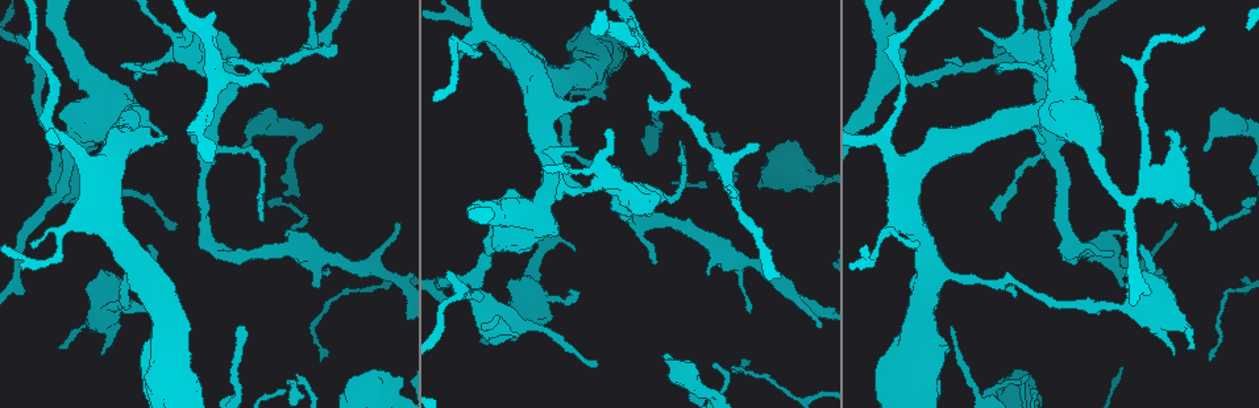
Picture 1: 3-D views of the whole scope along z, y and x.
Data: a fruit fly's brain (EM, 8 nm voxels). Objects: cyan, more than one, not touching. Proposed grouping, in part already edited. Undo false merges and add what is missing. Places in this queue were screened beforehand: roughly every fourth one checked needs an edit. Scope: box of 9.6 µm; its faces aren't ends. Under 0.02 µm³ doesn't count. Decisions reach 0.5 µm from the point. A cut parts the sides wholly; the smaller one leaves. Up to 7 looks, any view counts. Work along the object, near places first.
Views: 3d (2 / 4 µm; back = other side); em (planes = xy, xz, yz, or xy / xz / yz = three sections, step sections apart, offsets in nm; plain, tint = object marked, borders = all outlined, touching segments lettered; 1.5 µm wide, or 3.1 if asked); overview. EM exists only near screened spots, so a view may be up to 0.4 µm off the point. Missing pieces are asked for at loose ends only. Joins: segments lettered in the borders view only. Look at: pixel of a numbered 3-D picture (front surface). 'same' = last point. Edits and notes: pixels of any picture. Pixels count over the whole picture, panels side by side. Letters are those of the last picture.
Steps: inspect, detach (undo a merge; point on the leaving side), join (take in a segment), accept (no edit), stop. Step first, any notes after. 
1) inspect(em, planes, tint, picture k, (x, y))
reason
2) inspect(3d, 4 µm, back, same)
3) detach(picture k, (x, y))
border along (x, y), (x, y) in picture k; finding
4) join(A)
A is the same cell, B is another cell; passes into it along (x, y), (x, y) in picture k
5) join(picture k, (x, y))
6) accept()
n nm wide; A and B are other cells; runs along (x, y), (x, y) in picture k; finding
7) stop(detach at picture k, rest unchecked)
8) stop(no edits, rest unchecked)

inspect(em, planes, borders, picture 1, (32, 246))

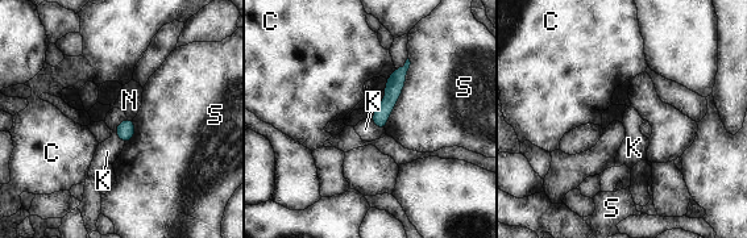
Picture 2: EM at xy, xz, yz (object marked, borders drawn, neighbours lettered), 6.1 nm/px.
accept()
C, K, N and S are other cells; runs along (403, 70), (381, 113), (380, 125) in picture 2; no lettered segment goes on from it

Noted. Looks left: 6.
inspect(3d, 4 µm, picture 1, (167, 61))
sudden change in width

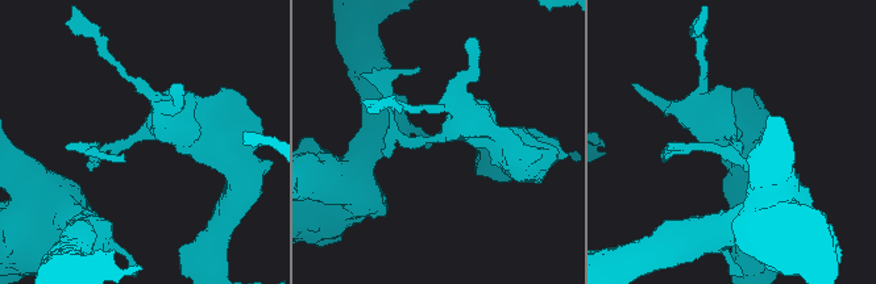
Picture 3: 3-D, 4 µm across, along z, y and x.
inspect(em, planes, borders, picture 3, (436, 138))

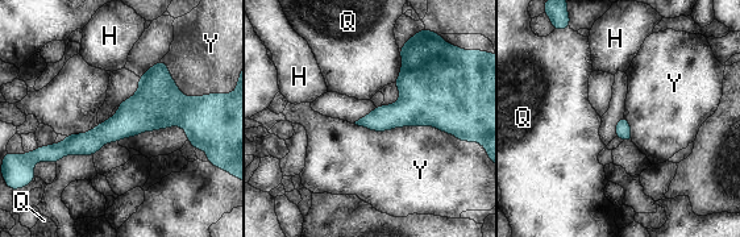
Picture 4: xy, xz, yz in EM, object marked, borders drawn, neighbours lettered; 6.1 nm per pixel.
accept()
H, Q and Y are other cells; border along (354, 123), (431, 125), (462, 141) in picture 4; one cell here

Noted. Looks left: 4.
inspect(em, planes, plain, picture 1, (473, 296))
thick turns thin

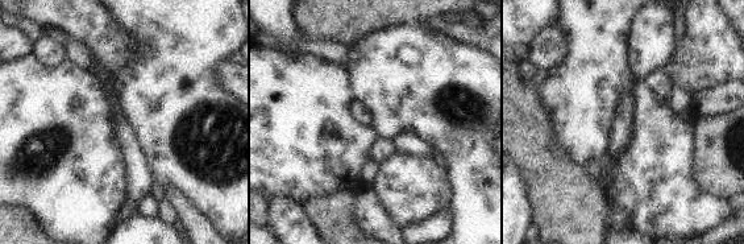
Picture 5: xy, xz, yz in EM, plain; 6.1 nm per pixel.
inspect(em, planes, borders, same)

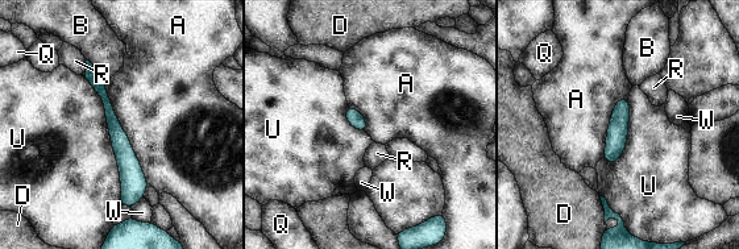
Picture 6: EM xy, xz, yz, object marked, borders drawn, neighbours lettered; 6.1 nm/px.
accept()
100 nm wide; A, B, D, Q, R, U and W are other cells; border along (81, 75), (102, 100), (120, 206) in picture 6; continuous, no second cell

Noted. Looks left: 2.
stop(no edits, rest unchecked)

